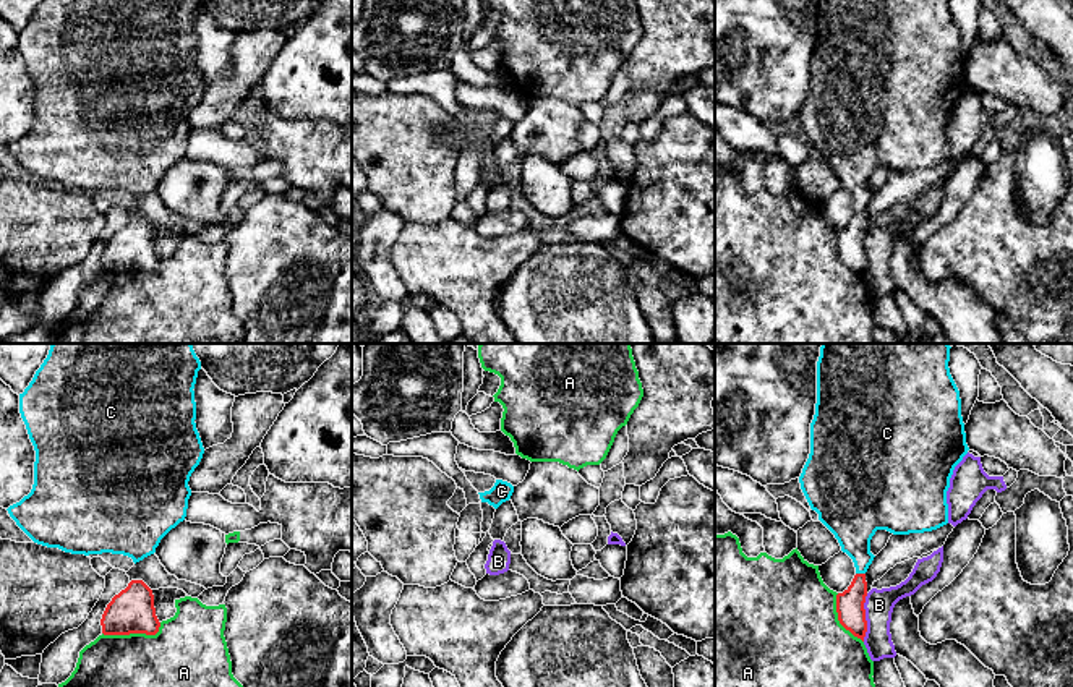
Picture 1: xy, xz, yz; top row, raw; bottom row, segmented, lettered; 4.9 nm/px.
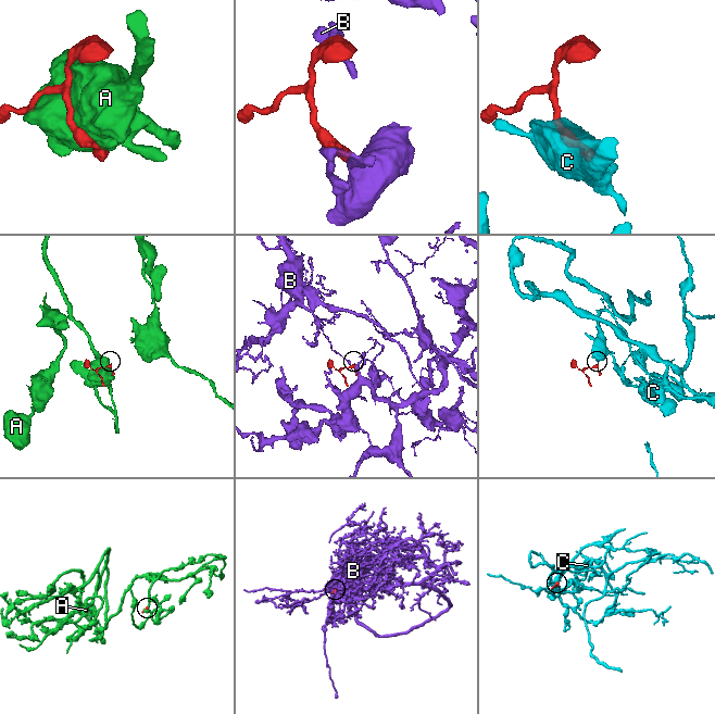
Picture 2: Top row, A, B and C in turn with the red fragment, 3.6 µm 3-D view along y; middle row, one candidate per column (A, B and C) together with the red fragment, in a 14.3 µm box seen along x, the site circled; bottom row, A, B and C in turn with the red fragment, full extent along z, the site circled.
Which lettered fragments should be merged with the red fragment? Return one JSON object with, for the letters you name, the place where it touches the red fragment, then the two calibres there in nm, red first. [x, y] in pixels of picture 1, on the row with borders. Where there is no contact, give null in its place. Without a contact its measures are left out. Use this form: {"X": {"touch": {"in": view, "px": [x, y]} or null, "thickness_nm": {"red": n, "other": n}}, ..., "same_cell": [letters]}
{"C": {"touch": {"in": "yz", "px": [861, 574]}, "thickness_nm": {"red": 140, "other": 220}}, "same_cell": ["C"]}

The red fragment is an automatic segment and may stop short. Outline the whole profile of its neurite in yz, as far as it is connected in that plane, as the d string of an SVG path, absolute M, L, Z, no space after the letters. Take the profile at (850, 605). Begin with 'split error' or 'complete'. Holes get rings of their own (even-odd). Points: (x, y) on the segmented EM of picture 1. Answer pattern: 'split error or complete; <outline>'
split error; M822 344L820 347L817 361L817 403L810 423L810 454L799 476L799 483L810 509L819 514L819 520L835 535L841 551L854 562L856 575L851 585L843 593L836 595L836 612L840 624L862 642L867 632L864 609L867 596L866 572L875 557L870 553L870 540L875 531L887 530L893 535L909 535L932 531L948 523L947 491L950 488L950 478L955 467L969 450L961 416L960 390L948 368L950 348L948 344Z

